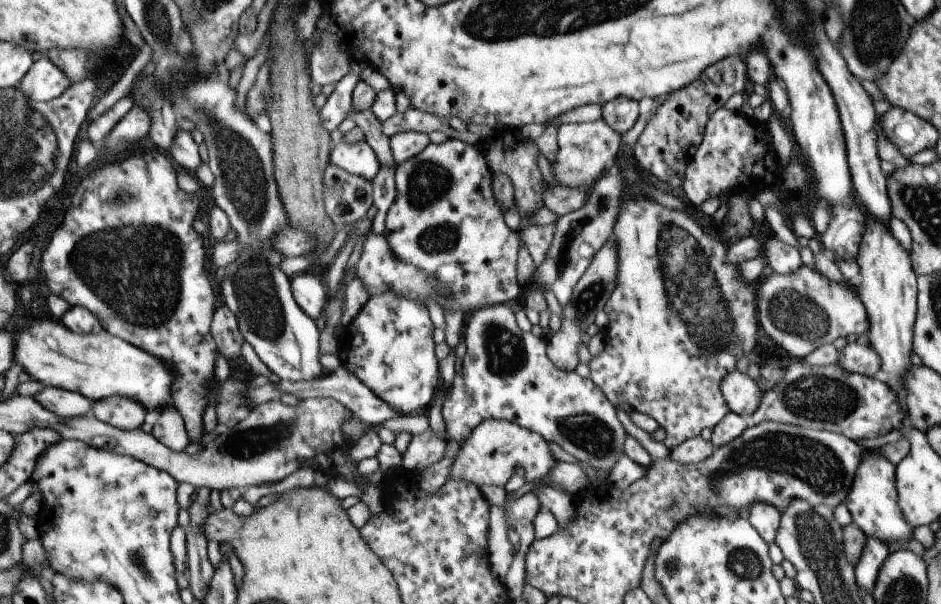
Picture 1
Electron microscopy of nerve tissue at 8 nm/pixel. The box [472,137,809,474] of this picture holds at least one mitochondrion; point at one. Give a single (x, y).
(688, 281)

